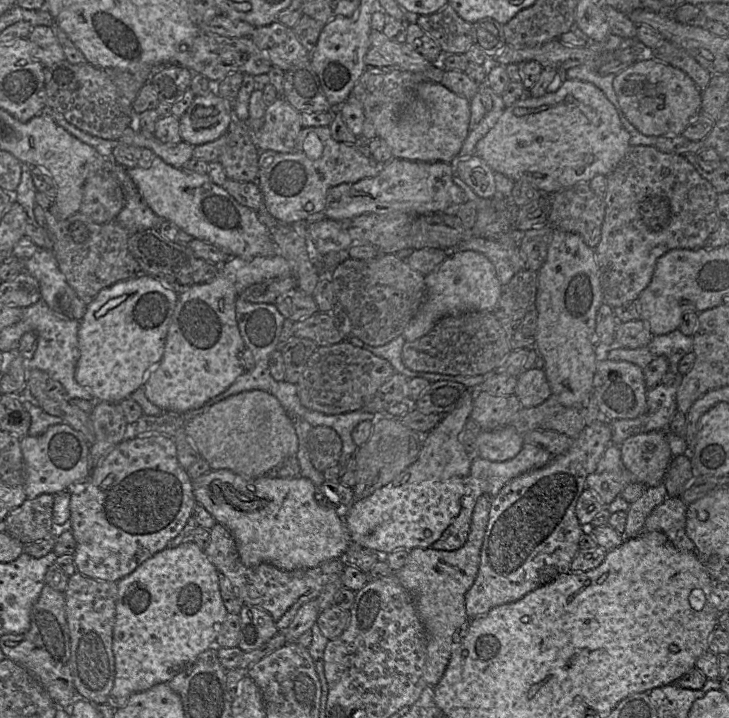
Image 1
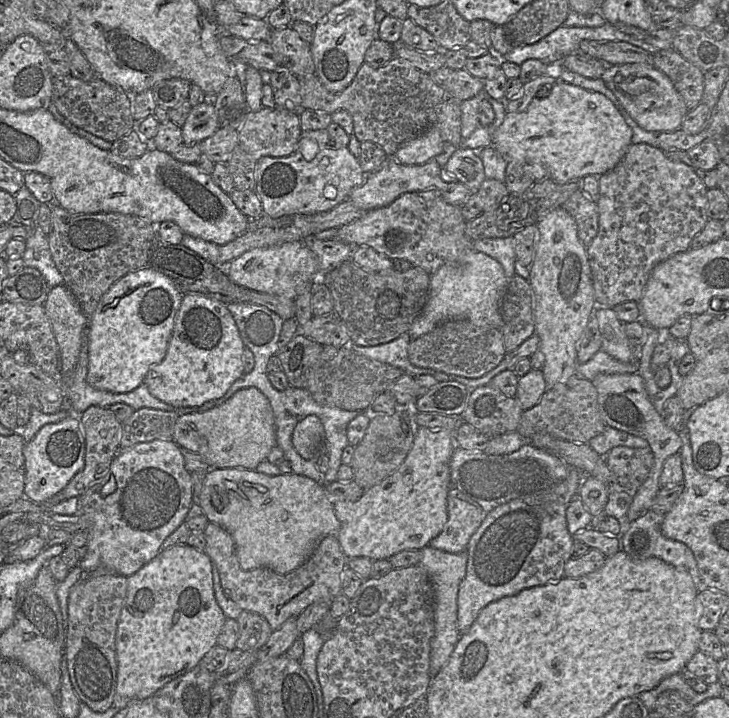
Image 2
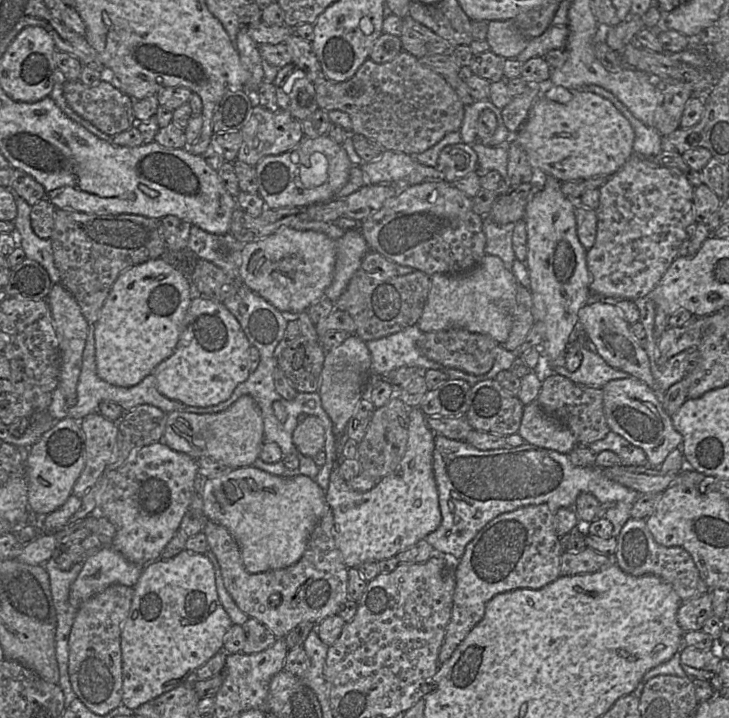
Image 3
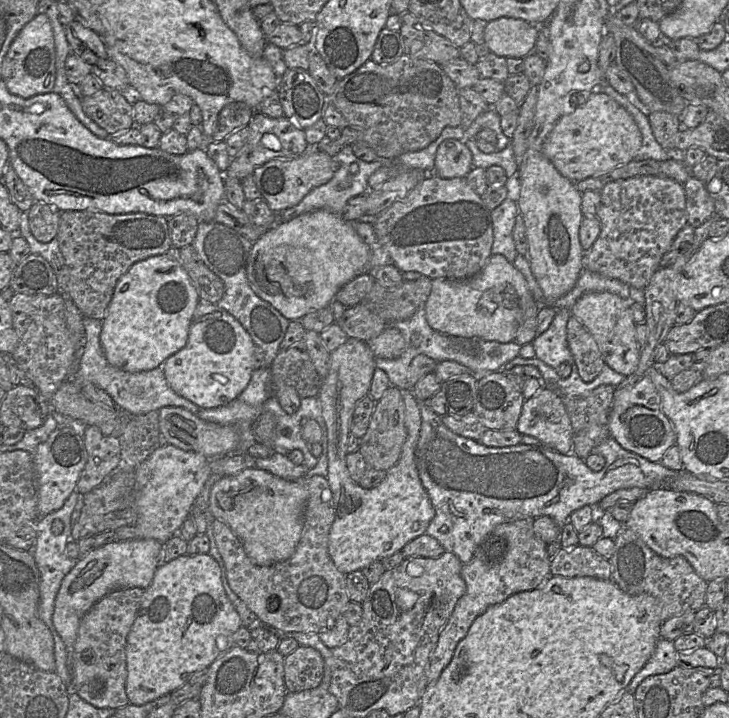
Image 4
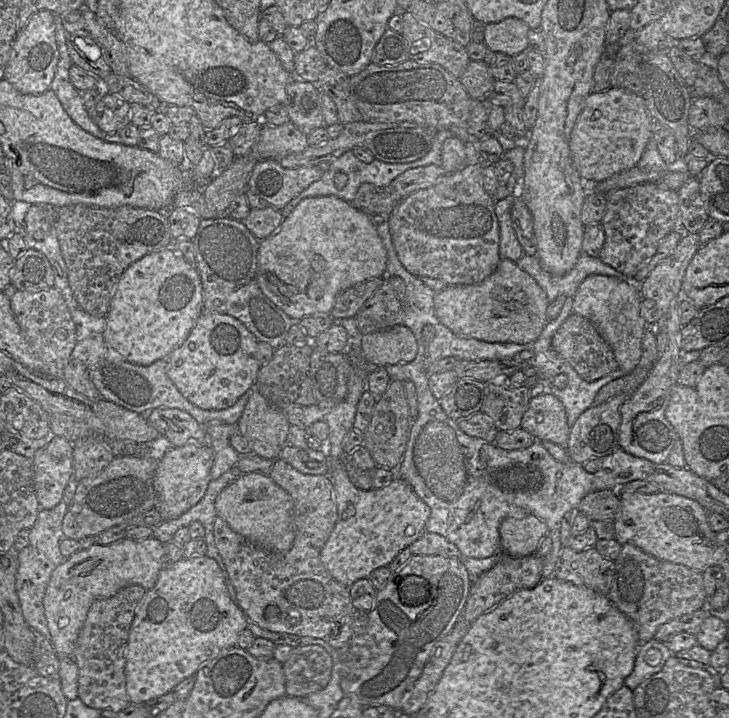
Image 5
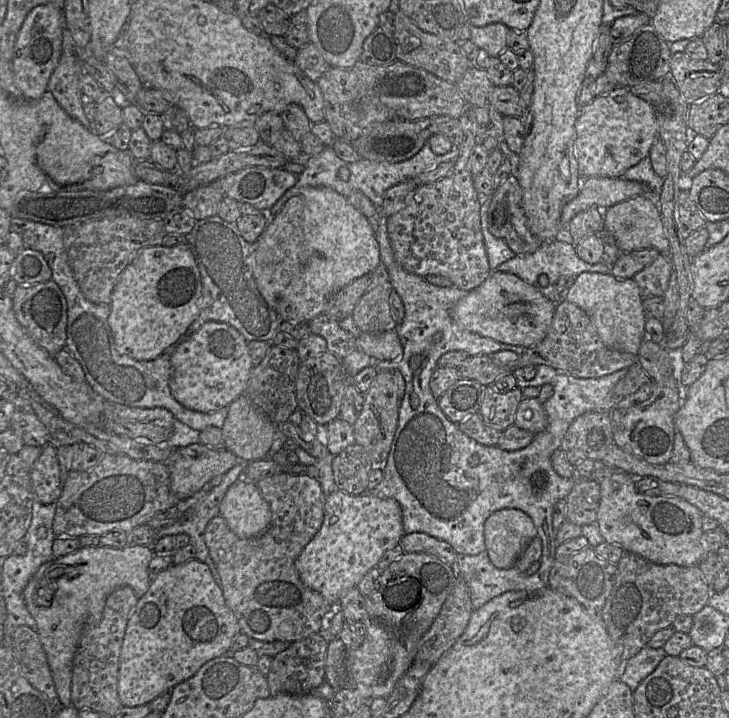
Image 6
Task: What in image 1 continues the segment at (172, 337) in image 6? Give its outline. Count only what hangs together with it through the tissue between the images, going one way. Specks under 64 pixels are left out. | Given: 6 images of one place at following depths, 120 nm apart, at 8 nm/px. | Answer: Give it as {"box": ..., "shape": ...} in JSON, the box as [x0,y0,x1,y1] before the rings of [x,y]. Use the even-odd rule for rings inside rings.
{"box":[75,274,178,403],"shape":[[[140,274],[102,289],[93,302],[86,306],[78,331],[80,357],[75,379],[93,395],[95,401],[120,403],[138,388],[143,387],[148,373],[158,365],[163,356],[177,300],[178,294],[162,281]]]}

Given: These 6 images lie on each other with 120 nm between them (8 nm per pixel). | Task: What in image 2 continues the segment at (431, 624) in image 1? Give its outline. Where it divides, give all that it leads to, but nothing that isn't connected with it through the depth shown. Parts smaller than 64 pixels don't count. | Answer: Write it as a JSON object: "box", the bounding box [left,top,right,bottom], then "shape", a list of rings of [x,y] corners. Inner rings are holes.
{"box":[418,546,467,679],"shape":[[[431,546],[421,549],[421,560],[418,565],[427,571],[434,591],[435,633],[430,652],[429,675],[431,679],[445,666],[461,636],[458,629],[457,597],[460,583],[466,574],[467,559],[466,550],[453,554]]]}

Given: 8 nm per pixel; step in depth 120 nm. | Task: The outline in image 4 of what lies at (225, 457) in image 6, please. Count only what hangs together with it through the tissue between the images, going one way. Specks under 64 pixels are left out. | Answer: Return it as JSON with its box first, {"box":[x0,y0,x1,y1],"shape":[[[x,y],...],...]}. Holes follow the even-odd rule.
{"box":[134,444,211,544],"shape":[[[166,444],[155,448],[134,470],[137,498],[135,527],[138,539],[154,539],[162,544],[176,535],[190,516],[192,507],[211,475],[210,459]]]}

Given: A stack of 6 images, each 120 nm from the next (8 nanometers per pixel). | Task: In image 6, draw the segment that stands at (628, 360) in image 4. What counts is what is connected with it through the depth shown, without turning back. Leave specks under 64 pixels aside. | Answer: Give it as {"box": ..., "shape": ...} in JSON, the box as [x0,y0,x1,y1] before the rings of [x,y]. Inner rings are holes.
{"box":[567,272,645,355],"shape":[[[583,272],[568,288],[567,300],[578,306],[590,317],[603,344],[613,350],[638,355],[645,339],[645,314],[643,298],[633,279],[619,279],[611,274]]]}

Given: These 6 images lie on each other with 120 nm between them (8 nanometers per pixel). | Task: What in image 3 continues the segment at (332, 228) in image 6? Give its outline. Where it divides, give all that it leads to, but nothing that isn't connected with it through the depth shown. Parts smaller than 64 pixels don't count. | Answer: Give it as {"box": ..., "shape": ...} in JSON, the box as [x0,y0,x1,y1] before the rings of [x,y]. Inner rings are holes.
{"box":[241,229,335,316],"shape":[[[279,229],[256,242],[243,244],[241,281],[286,316],[297,316],[325,295],[334,274],[335,241],[322,232]]]}

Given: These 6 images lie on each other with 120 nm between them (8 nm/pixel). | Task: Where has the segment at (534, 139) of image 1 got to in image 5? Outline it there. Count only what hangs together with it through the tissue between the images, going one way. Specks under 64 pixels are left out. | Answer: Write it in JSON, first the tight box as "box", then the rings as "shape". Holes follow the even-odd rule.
{"box":[570,87,653,184],"shape":[[[610,87],[602,92],[591,92],[577,118],[570,135],[570,151],[574,166],[585,183],[595,184],[614,174],[635,167],[653,137],[653,119],[642,96],[627,89]]]}

